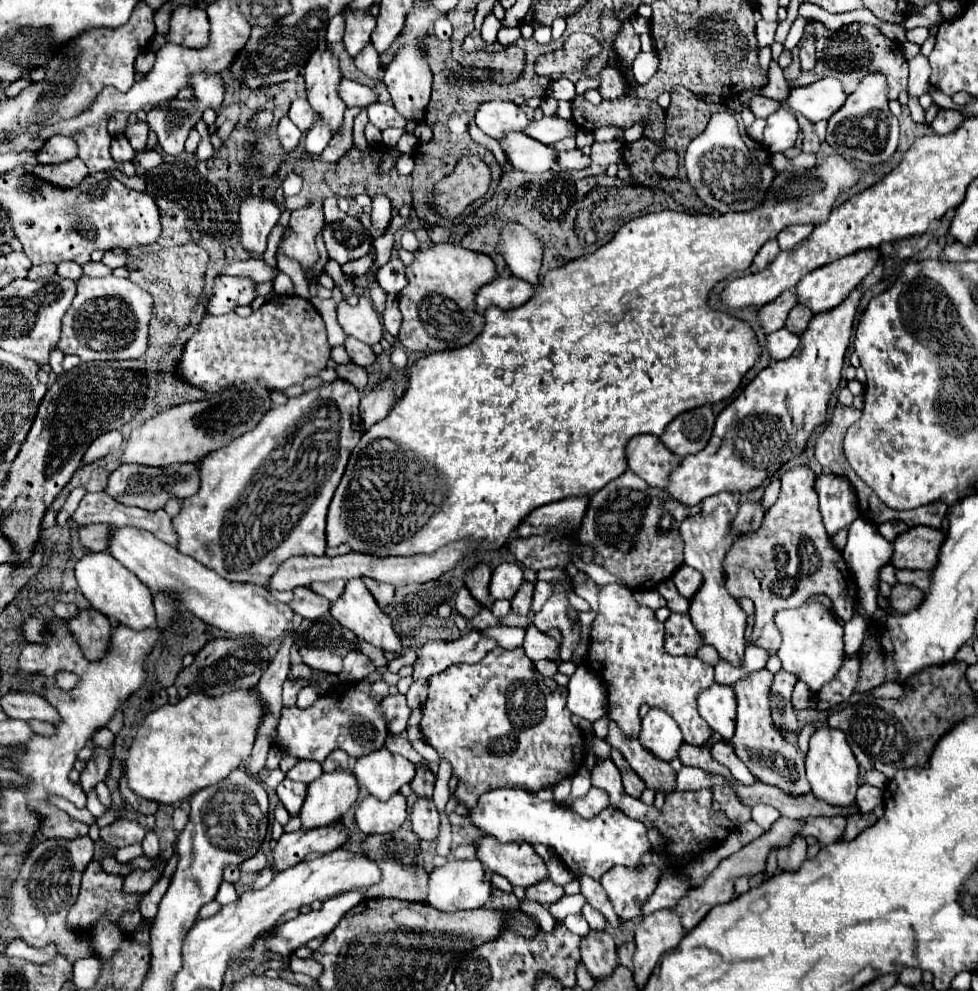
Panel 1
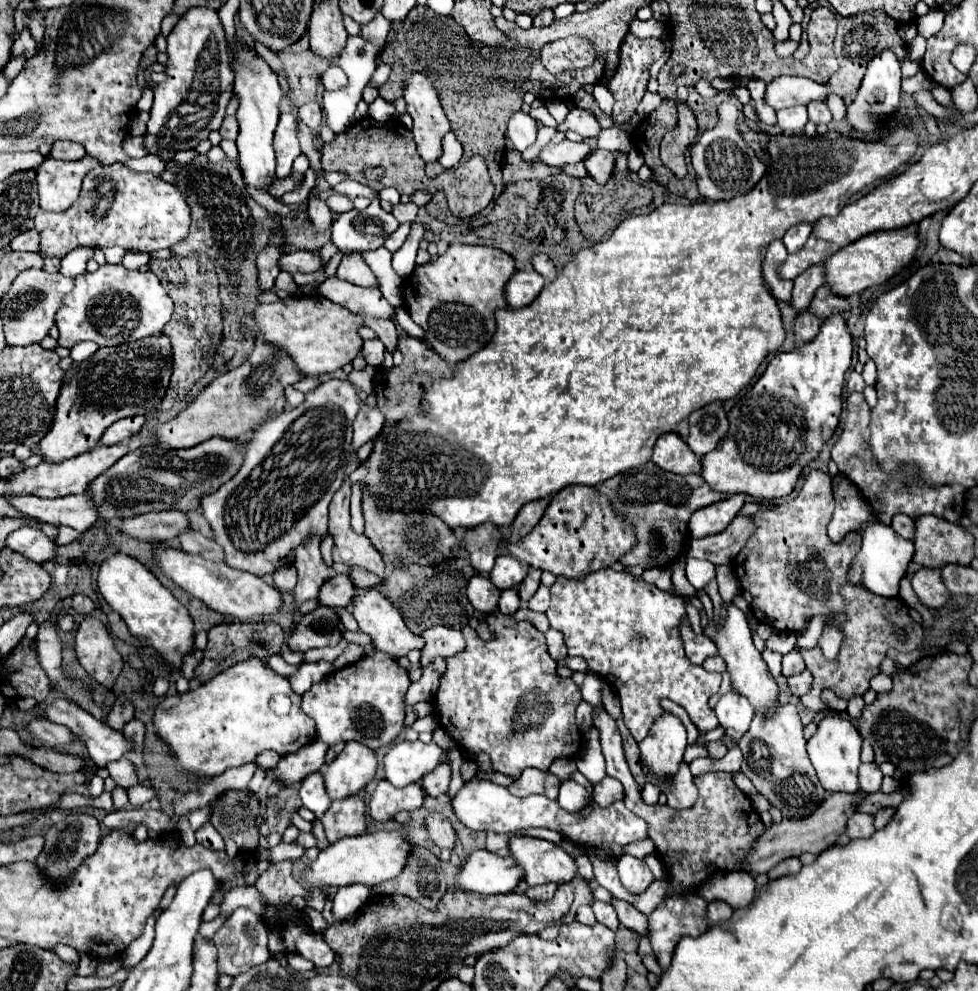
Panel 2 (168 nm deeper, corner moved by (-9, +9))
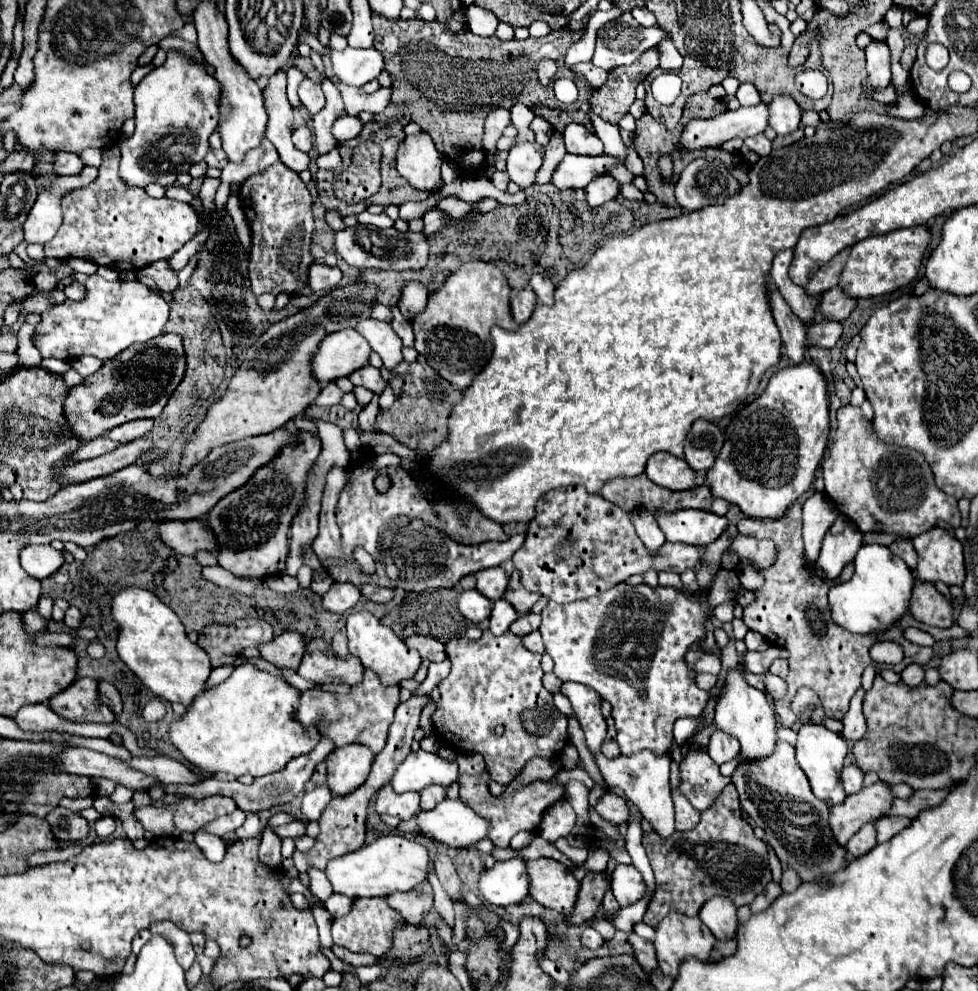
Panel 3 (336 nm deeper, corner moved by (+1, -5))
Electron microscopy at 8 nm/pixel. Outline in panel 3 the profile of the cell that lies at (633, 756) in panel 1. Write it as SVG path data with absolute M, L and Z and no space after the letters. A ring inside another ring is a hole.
M673 789L673 803L675 803L675 829L689 831L699 823L699 811L689 803L689 799L679 791Z

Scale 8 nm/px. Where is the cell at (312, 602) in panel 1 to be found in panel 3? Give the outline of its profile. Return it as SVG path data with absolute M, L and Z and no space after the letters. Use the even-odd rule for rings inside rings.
M333 583L333 587L321 597L321 605L331 613L345 613L359 599L361 599L359 587L351 583Z

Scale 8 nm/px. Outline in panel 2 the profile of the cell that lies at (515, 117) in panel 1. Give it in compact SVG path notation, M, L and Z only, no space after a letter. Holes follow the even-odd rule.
M521 111L513 113L507 123L507 137L515 143L517 151L525 151L531 147L537 139L537 121L531 115L525 115Z

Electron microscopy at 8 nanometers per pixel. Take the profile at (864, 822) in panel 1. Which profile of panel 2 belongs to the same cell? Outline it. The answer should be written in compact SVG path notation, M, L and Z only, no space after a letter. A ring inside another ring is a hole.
M887 807L887 809L877 811L877 813L875 813L875 827L877 827L877 829L883 829L883 827L891 821L893 815L895 815L895 809L893 809L893 807Z

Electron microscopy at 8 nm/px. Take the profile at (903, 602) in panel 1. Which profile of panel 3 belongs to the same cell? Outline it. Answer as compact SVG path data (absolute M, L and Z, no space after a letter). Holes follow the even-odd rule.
M917 583L913 587L909 613L921 623L935 625L941 629L947 629L953 625L953 605L941 593L939 593L939 605L937 605L937 587L933 583Z

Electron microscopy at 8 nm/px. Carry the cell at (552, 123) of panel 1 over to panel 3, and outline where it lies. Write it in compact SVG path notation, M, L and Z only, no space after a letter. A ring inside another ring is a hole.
M569 123L565 127L565 131L563 131L563 139L565 139L567 153L575 153L575 155L603 155L601 139L595 133L587 131L579 123Z

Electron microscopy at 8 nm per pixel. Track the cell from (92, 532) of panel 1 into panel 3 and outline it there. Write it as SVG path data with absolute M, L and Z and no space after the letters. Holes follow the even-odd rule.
M165 521L157 525L157 535L161 541L173 549L179 555L193 555L199 549L215 551L213 535L205 531L203 521L189 521L189 523L177 523L177 521Z

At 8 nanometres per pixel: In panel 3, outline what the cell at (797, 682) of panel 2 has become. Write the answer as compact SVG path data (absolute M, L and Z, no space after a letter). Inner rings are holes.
M765 673L765 691L773 697L773 699L783 699L787 695L787 683L781 679L781 677L775 677L775 675L769 675Z

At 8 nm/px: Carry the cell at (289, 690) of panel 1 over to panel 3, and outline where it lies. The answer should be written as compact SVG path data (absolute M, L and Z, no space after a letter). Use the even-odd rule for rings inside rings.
M307 653L297 669L297 673L313 681L317 685L321 683L359 683L361 681L361 671L363 665L357 657L347 657L345 661L335 657L335 655L325 655L325 653Z

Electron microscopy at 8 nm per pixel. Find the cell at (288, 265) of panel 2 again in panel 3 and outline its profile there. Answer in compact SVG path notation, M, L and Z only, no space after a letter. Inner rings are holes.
M313 263L309 267L307 283L317 293L331 291L333 287L339 285L339 281L341 281L341 269L339 267L327 267L327 265L321 265L321 263Z

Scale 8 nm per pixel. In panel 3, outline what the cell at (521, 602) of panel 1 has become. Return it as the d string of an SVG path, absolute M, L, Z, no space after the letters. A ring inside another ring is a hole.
M513 571L511 579L509 579L509 587L505 591L505 599L515 607L517 613L529 613L529 609L537 603L541 595L537 593L531 593L531 591L525 591L525 587L521 587L521 581L519 581L519 575L517 571Z

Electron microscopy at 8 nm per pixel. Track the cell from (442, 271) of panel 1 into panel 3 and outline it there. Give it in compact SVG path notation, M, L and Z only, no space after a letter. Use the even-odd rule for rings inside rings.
M483 261L463 263L457 271L447 275L437 291L429 293L425 311L413 317L413 347L425 357L429 367L433 367L453 387L463 391L491 357L493 345L489 329L493 325L507 331L515 331L519 327L509 311L509 293L507 279L497 265Z

